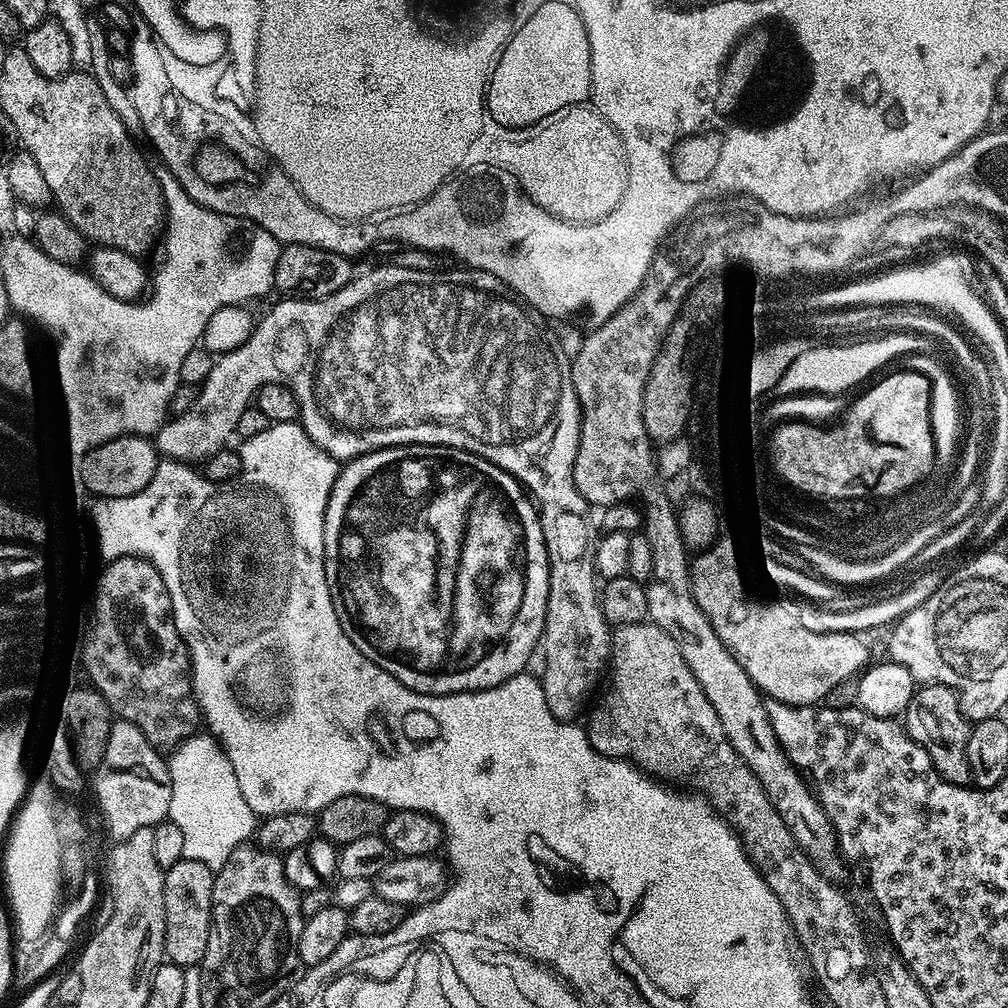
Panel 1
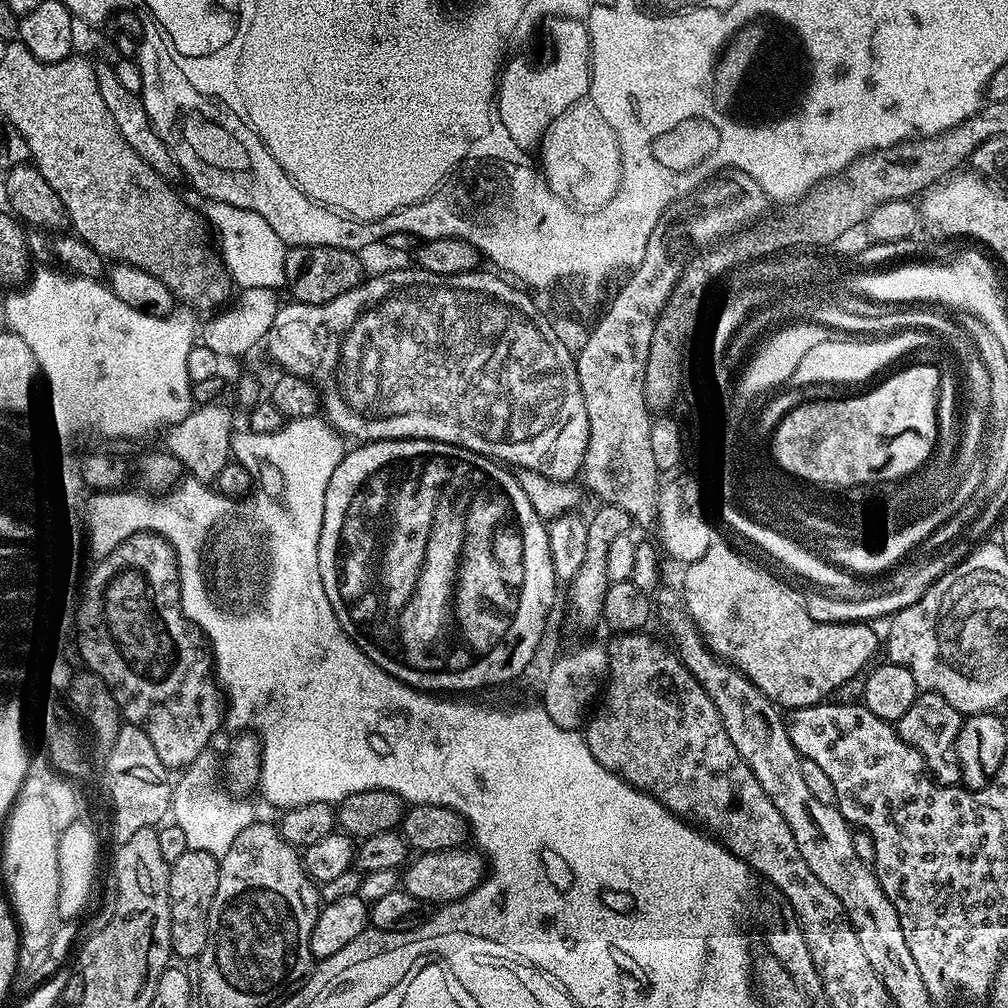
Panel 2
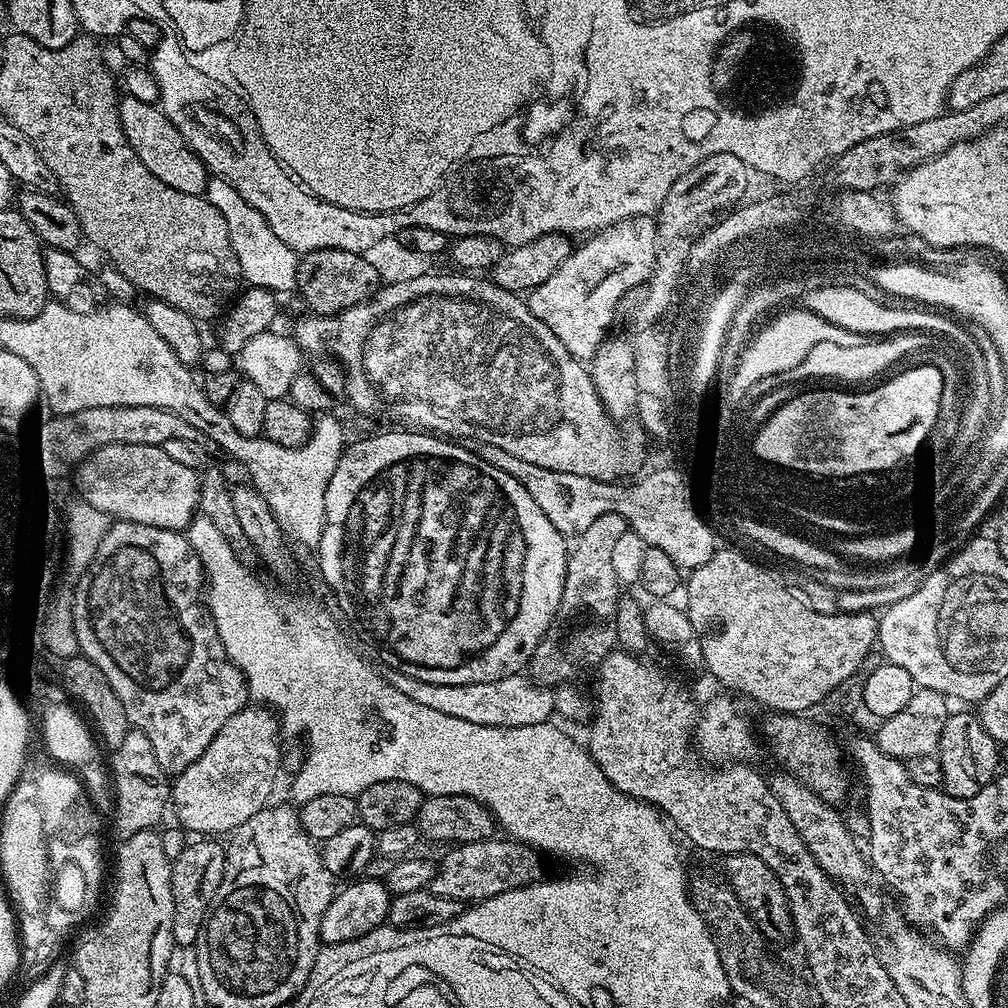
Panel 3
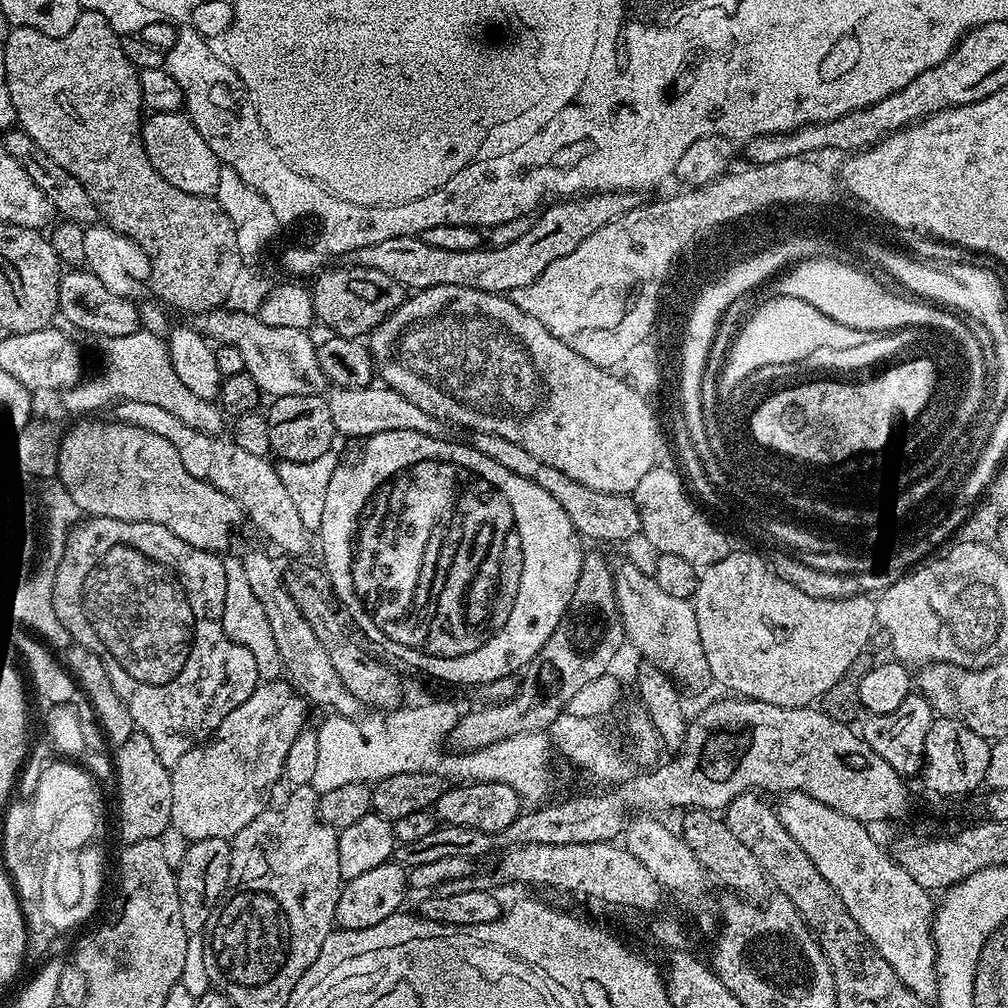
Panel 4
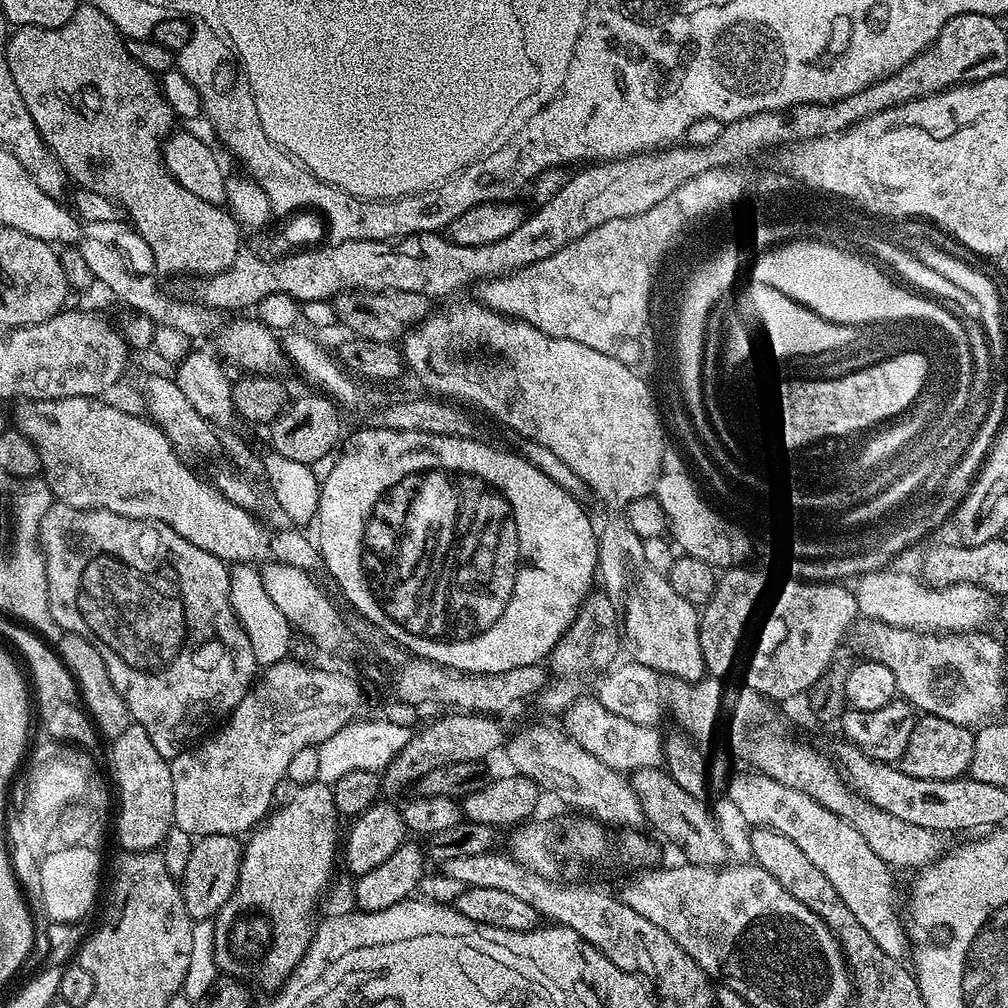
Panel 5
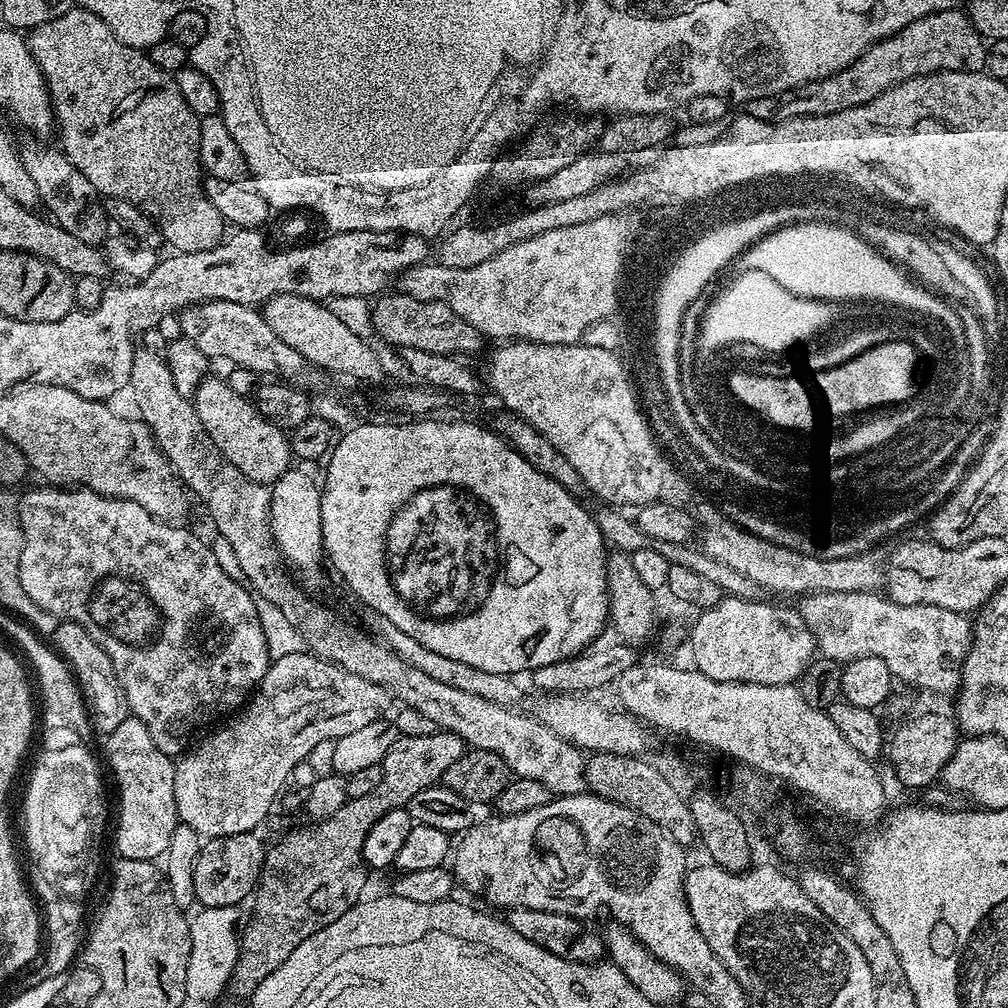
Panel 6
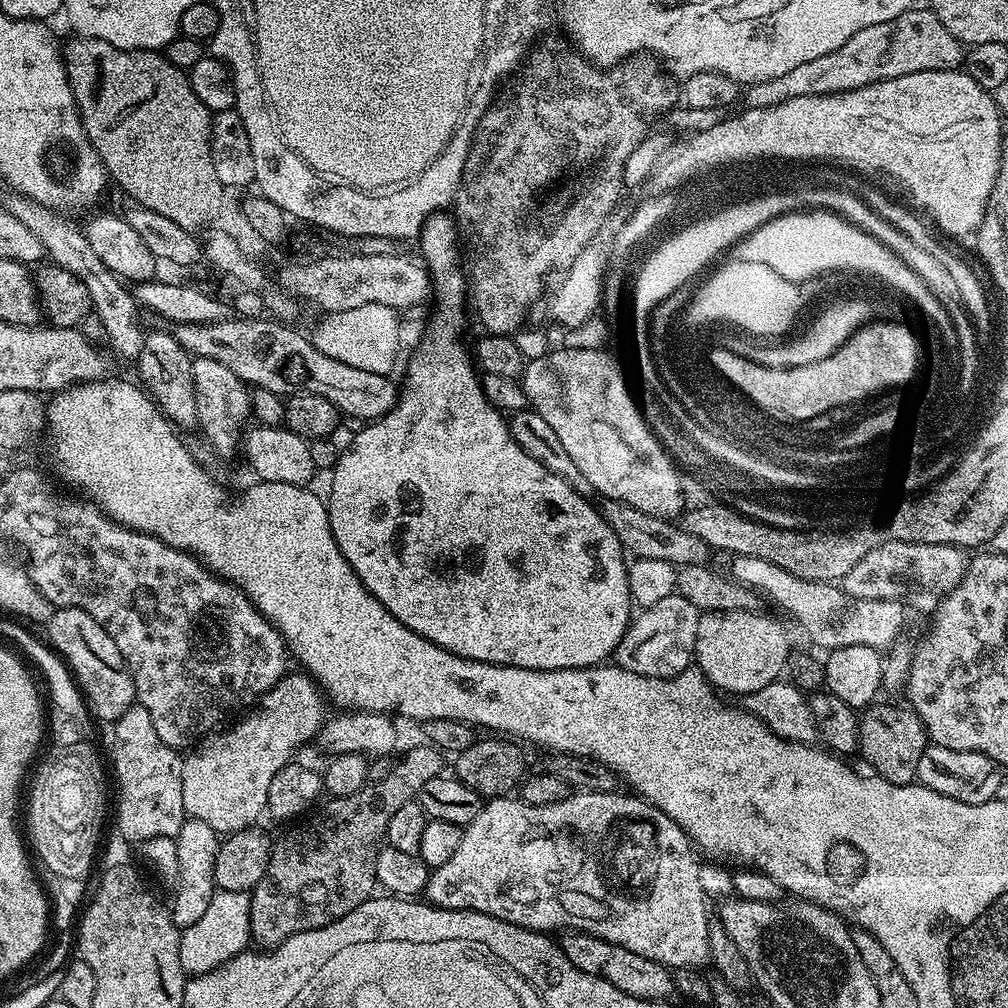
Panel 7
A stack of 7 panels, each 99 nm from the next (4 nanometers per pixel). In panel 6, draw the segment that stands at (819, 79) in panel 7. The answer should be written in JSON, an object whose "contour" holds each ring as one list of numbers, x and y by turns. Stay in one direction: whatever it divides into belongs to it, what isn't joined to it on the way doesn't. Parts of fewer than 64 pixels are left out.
{"contour":[[947,8,941,12,931,12,928,16,918,18,910,22,902,30,898,30,892,36,872,44,850,66,838,70,821,80,811,80,805,84,799,84,797,88,791,88,778,96,767,96,757,100,748,100,742,106,747,115,759,120,779,122,781,120,793,120,799,116,825,116,826,114,838,114,842,110,850,110,854,106,862,106,878,94,906,82,910,78,929,76,935,72,982,72,985,71,984,63,988,57,988,44,983,36,974,30,974,26,968,20,963,11,956,8]]}

